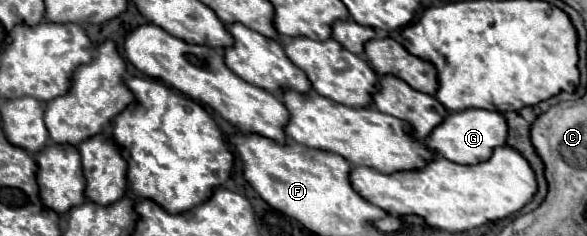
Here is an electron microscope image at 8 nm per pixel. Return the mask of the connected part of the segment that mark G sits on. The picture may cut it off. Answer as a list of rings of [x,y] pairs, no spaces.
[[[470,108],[462,112],[452,112],[444,118],[440,126],[424,140],[426,148],[440,158],[456,164],[480,164],[492,156],[492,150],[506,144],[506,120],[500,112]]]

